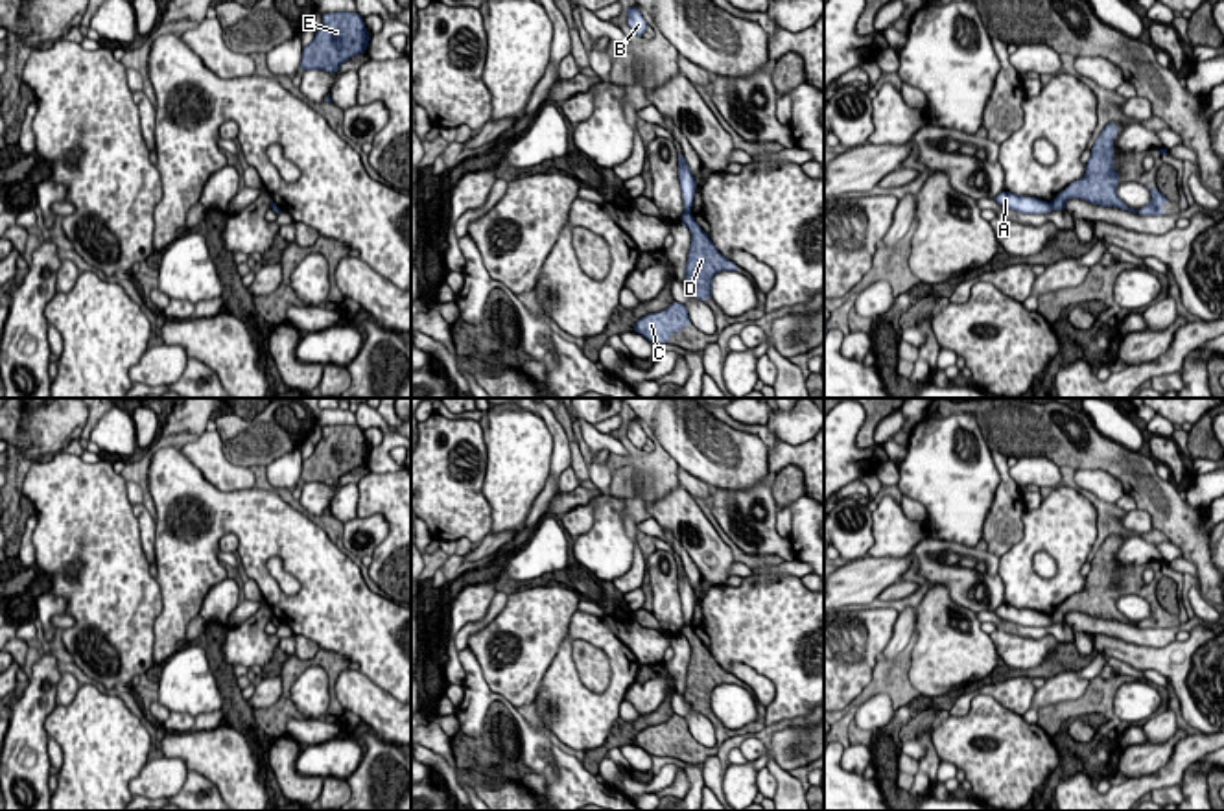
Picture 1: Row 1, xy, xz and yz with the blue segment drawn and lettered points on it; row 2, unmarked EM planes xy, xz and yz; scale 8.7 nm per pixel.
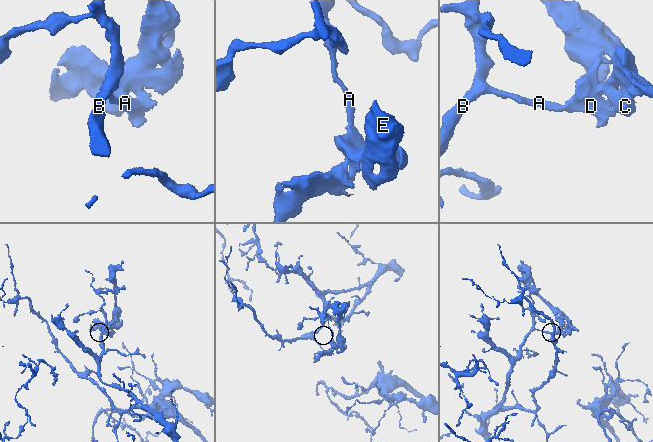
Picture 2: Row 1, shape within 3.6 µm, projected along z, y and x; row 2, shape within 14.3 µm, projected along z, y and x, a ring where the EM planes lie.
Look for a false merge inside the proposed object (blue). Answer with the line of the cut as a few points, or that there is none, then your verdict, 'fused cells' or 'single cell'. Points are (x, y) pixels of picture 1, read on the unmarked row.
cut yz (1049, 616), (1051, 622); fused cells

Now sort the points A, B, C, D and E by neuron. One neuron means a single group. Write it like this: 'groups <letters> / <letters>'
groups A B / C D E

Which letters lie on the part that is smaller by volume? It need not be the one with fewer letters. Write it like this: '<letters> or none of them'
C, D, E

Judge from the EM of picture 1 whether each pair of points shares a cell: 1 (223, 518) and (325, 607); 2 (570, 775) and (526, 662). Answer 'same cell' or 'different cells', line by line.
1: same cell
2: different cells

